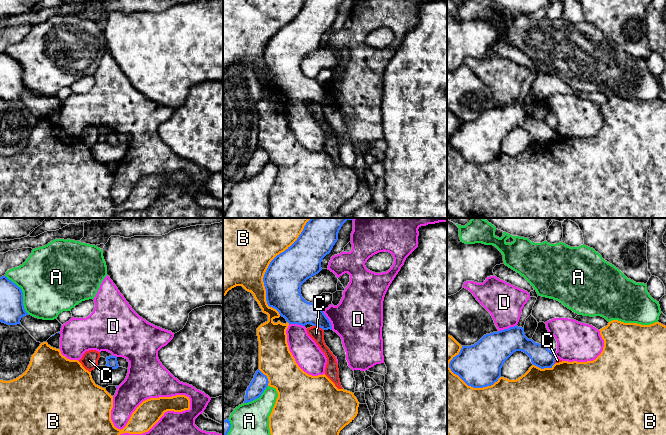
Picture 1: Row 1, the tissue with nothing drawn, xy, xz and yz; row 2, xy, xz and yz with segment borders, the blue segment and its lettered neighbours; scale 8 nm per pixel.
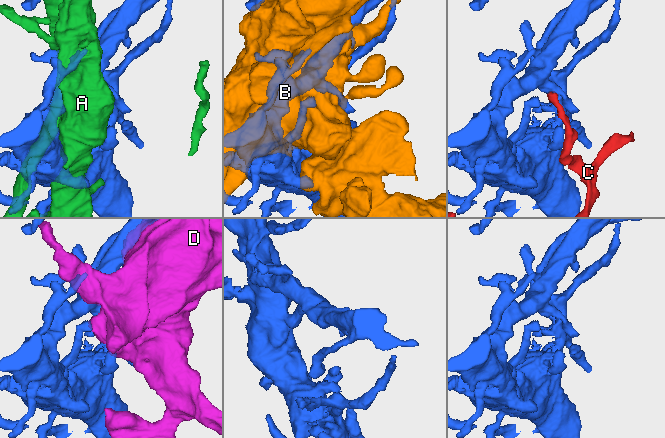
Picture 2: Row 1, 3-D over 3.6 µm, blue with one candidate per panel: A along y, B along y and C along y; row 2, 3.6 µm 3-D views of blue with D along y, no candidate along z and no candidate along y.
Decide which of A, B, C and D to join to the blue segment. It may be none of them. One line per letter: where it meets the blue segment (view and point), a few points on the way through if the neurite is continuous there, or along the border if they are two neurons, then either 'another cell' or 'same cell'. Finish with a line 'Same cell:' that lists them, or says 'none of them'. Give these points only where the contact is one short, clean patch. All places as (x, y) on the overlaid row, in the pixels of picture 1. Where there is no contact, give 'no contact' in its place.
A: contact xy (22, 294); another cell
B: contact xz (268, 267); another cell
C: contact xz (318, 326); border xz (313, 325), (317, 325), (323, 330); another cell
D: contact xz (328, 320); another cell
Same cell: none of them

